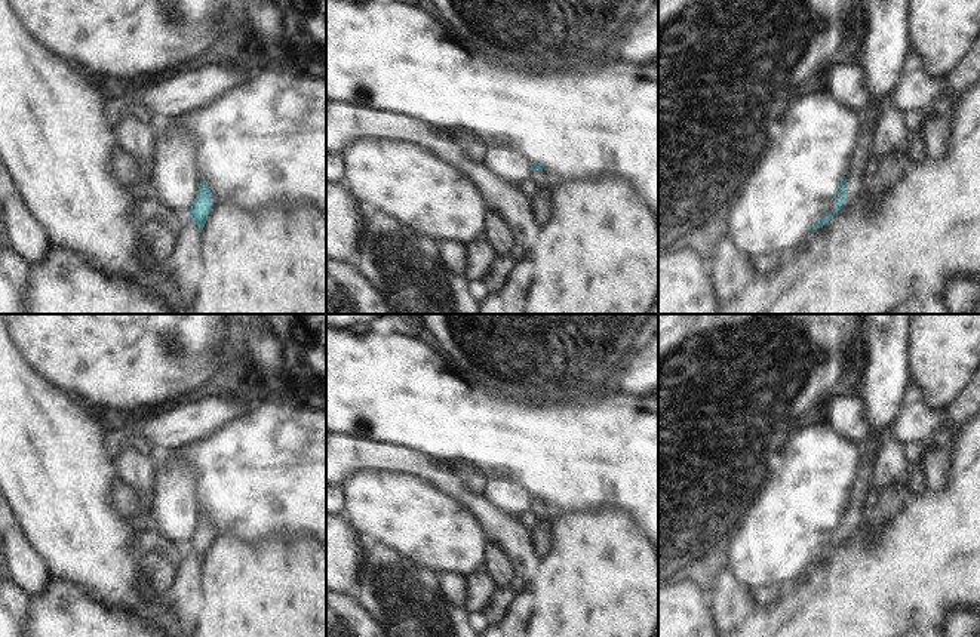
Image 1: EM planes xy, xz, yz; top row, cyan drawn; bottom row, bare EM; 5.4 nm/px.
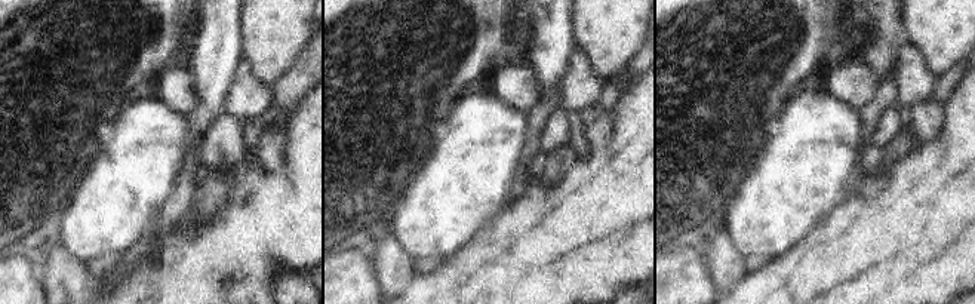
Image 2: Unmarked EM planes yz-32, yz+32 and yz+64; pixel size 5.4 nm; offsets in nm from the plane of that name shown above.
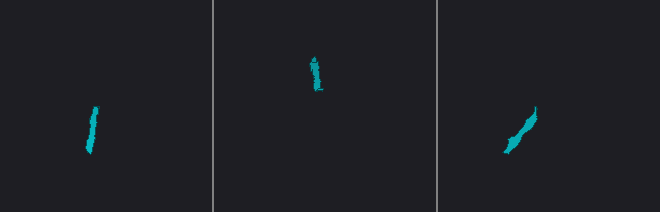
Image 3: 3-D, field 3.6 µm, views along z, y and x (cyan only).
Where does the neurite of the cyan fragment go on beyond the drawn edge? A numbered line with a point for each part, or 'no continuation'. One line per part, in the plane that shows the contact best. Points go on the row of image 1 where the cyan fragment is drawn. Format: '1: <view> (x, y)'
1: yz (856, 181)

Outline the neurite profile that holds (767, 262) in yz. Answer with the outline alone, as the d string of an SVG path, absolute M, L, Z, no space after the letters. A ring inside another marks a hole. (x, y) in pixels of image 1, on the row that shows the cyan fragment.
M772 250L767 255L758 255L753 258L753 262L756 264L756 270L761 274L765 274L771 270L774 270L784 258L784 253L781 250Z

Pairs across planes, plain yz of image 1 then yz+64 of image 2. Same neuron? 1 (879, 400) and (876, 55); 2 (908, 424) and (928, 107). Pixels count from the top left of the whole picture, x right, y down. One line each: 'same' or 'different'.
1: same
2: different

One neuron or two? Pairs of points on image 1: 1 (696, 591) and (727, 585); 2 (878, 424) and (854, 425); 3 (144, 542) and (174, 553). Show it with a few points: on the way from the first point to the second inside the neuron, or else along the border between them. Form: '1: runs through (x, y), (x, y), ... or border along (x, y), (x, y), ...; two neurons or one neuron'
1: border along (703, 575), (715, 621); two neurons
2: border along (859, 393), (869, 425), (868, 437); two neurons
3: runs through (151, 542), (166, 548); one neuron

